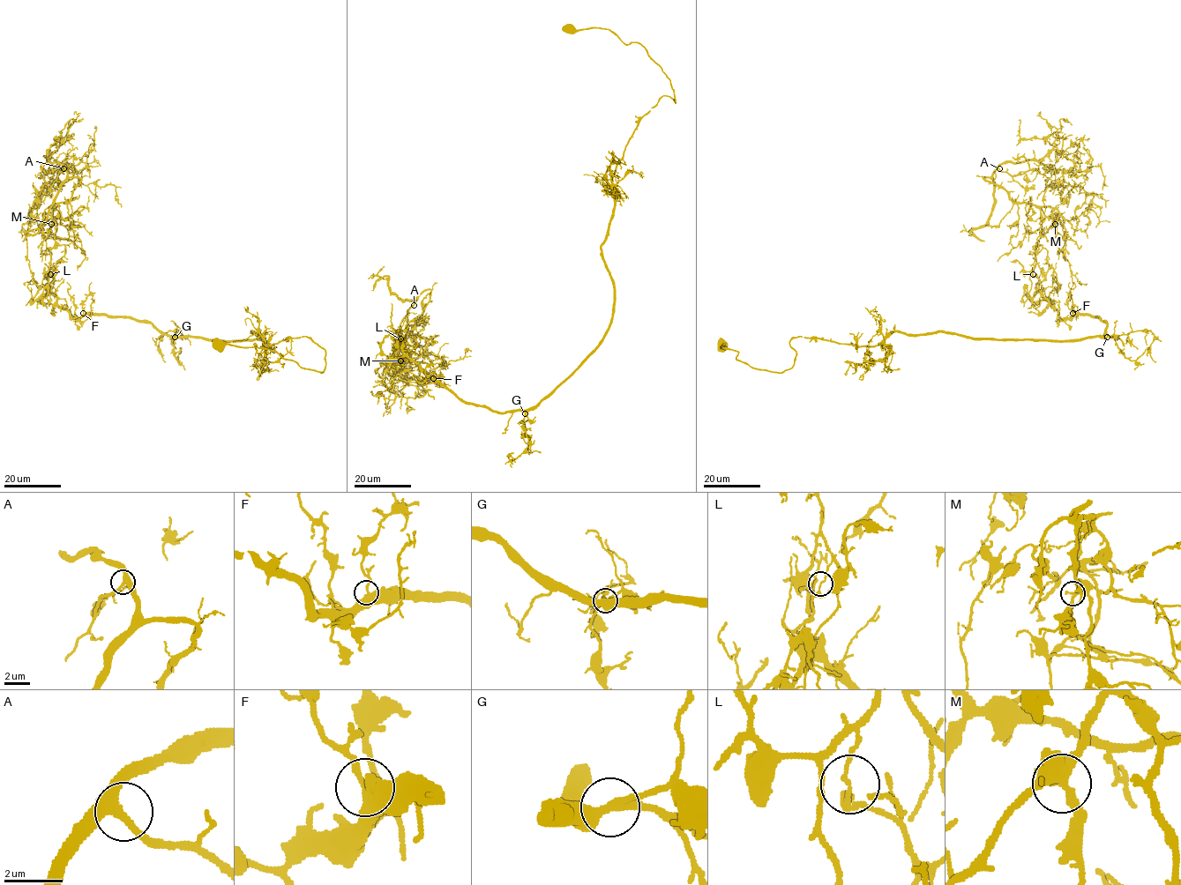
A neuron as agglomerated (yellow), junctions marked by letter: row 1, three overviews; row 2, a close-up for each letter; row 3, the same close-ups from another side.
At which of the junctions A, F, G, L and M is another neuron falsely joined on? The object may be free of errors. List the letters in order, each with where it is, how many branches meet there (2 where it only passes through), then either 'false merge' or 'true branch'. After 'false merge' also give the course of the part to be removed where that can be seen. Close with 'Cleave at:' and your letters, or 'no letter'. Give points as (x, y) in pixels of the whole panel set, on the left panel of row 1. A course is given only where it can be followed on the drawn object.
A: place (63, 168); branches 3; true branch
F: place (83, 313); branches 3; true branch
G: place (175, 337); branches 3; true branch
L: place (50, 274); branches 3; false merge; course (50, 274), (51, 205), (69, 200), (81, 181), (59, 162), (41, 167), (45, 194), (22, 238)
M: place (51, 224); branches 3; true branch
Cleave at: L

